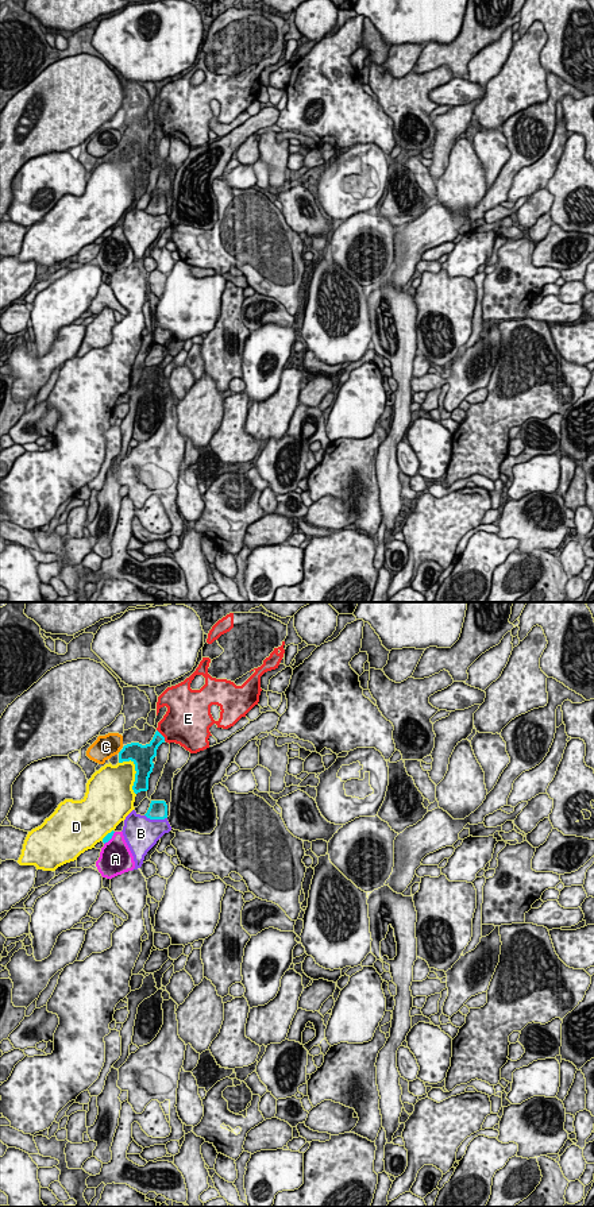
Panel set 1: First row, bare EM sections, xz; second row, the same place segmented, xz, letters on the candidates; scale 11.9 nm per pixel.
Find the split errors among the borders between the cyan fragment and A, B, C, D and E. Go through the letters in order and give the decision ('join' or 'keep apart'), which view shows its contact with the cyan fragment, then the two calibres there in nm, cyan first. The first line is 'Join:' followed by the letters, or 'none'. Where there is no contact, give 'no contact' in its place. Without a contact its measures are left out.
Join: none
A: keep apart | xz | 70/380 nm
B: keep apart | xz | 220/420 nm
C: keep apart | no contact
D: keep apart | xz | 260/380 nm
E: keep apart | xz | 190/420 nm

